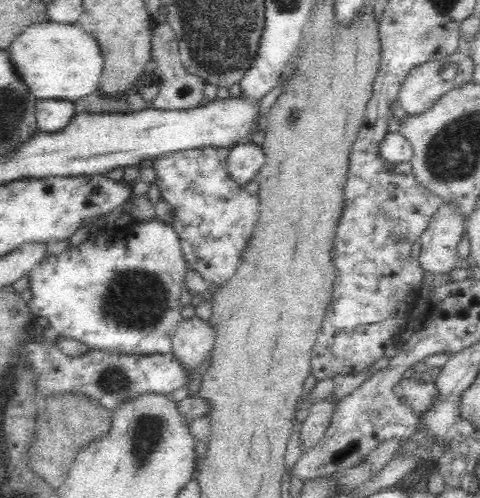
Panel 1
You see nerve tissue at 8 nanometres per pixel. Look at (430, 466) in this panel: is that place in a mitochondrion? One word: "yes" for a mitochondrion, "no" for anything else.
no

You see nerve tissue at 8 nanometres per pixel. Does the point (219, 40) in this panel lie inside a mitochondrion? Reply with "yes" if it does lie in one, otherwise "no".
yes

